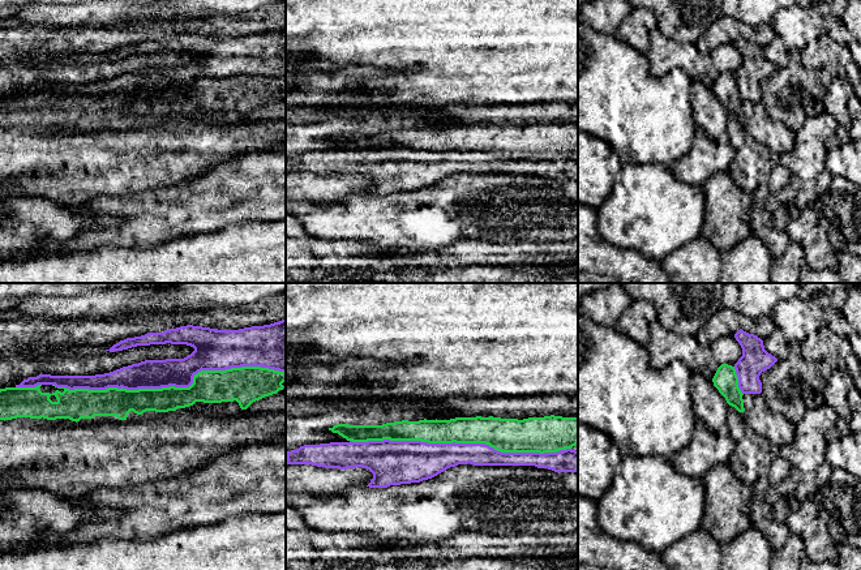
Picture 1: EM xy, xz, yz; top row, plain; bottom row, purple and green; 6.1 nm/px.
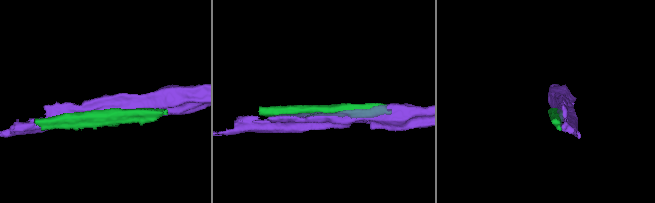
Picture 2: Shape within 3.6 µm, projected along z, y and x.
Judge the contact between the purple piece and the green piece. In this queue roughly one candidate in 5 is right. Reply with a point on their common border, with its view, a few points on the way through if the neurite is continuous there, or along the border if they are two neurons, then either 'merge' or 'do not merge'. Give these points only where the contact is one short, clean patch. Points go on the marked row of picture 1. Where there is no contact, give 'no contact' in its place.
meets purple in xy at (170, 385); do not merge

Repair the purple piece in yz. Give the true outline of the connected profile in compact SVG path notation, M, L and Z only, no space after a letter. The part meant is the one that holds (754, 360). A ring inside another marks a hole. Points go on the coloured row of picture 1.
M742 329L734 334L742 348L742 356L734 364L738 377L738 387L742 394L761 394L762 382L759 376L770 369L778 359L764 350L763 340Z

